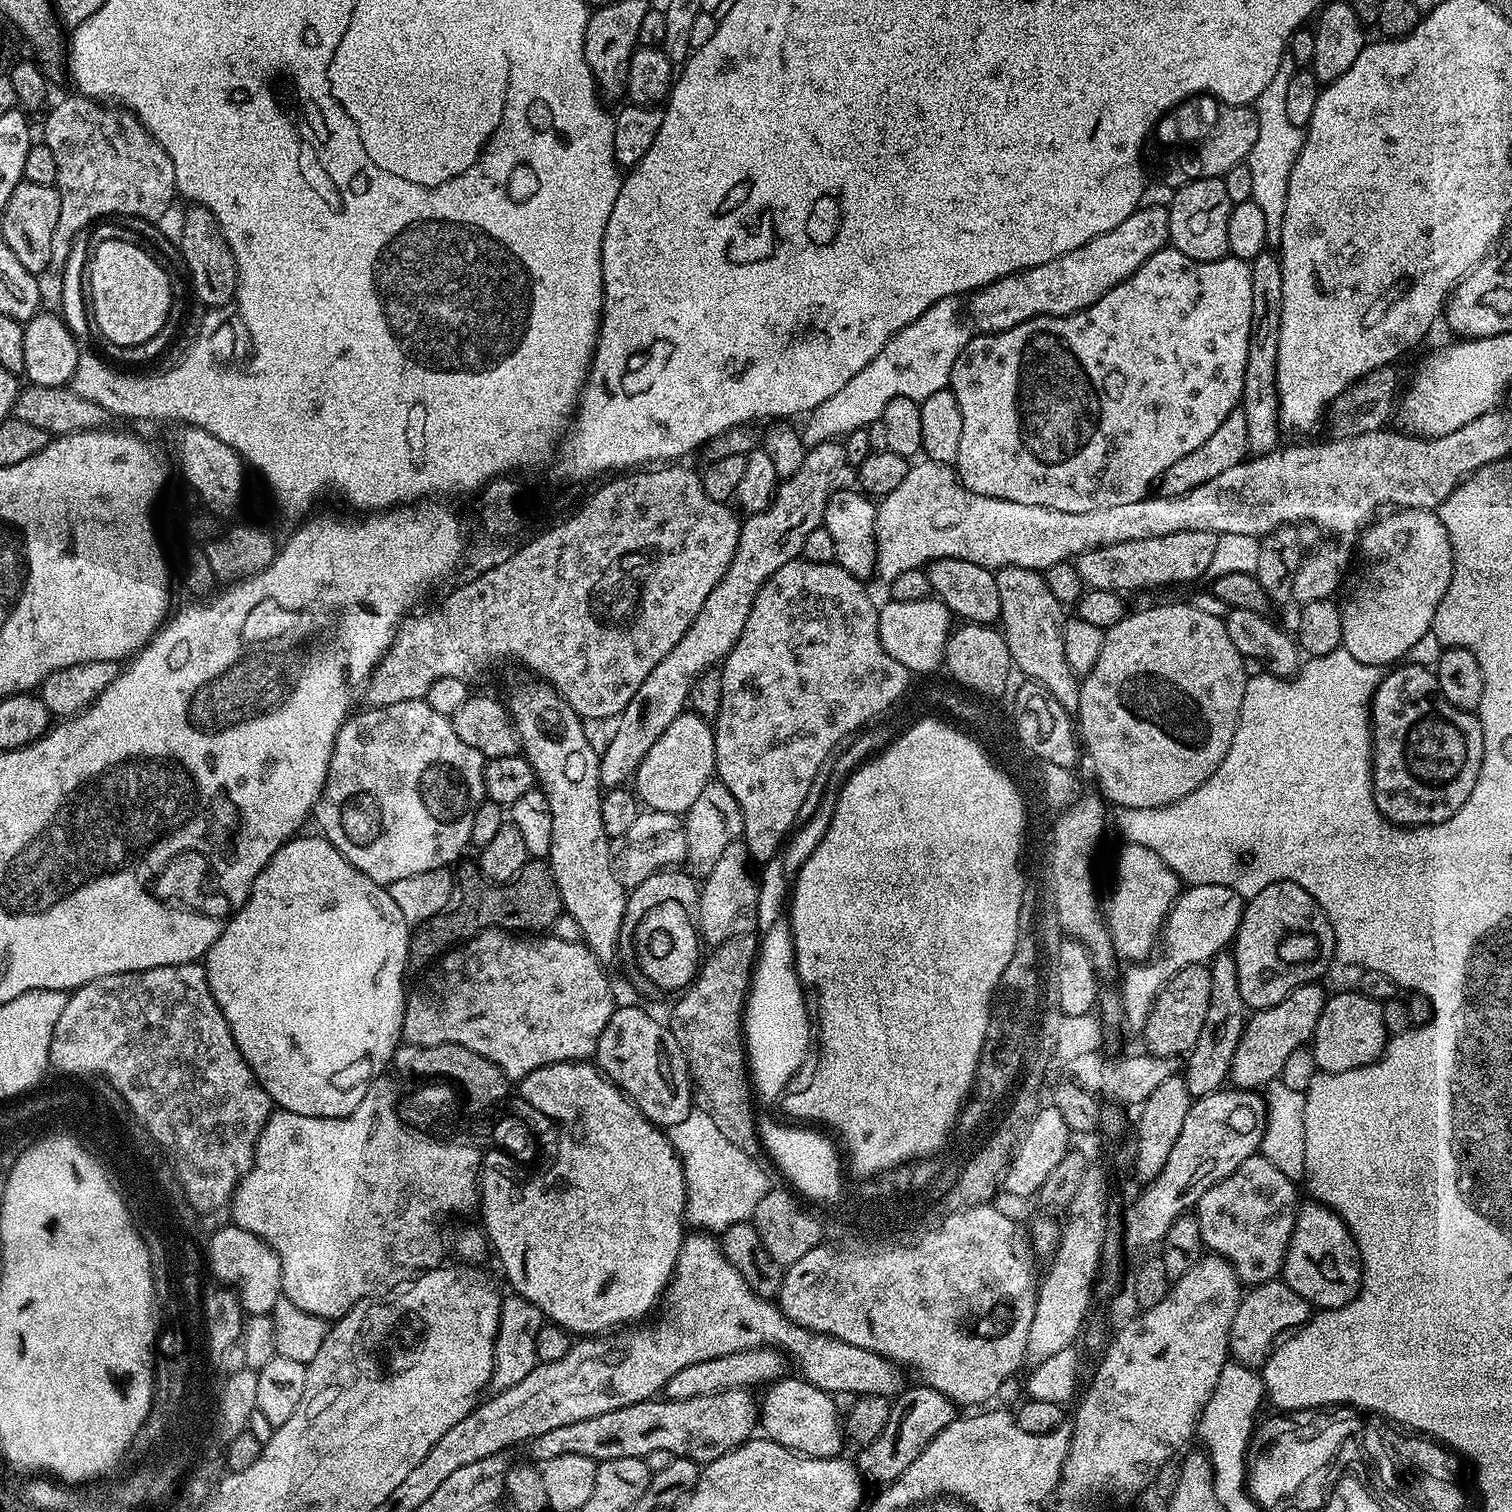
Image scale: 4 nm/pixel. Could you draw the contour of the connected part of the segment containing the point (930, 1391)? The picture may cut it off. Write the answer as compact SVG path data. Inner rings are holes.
M927 1386L920 1388L905 1387L891 1401L890 1422L886 1422L886 1430L873 1444L863 1445L859 1449L860 1457L855 1457L854 1463L860 1469L861 1477L872 1480L891 1482L899 1478L908 1467L926 1450L928 1443L941 1432L950 1422L957 1419L958 1408L951 1400L947 1400L941 1392Z

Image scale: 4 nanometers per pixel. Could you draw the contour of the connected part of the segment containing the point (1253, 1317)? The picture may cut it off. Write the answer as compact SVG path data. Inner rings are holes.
M1283 1279L1268 1280L1264 1284L1249 1287L1241 1295L1234 1322L1228 1327L1228 1350L1231 1359L1245 1368L1259 1369L1277 1347L1281 1337L1303 1328L1309 1319L1309 1304L1301 1296L1294 1294L1294 1290L1290 1290L1290 1286Z

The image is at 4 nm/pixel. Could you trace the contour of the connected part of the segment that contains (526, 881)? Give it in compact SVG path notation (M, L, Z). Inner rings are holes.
M540 858L529 859L523 870L506 884L487 880L479 867L464 868L460 872L460 884L458 880L458 896L464 899L464 904L457 903L451 910L430 917L424 924L415 925L409 935L408 958L420 970L435 964L457 942L468 940L485 932L487 928L515 930L520 934L540 934L551 929L564 912L564 903L552 869Z

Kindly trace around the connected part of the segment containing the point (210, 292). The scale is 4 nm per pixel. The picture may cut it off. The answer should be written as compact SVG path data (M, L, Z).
M192 206L189 209L184 216L184 225L180 228L180 252L188 267L192 288L196 291L195 299L209 309L222 308L231 304L232 295L236 292L234 254L216 224L216 215L203 206Z

